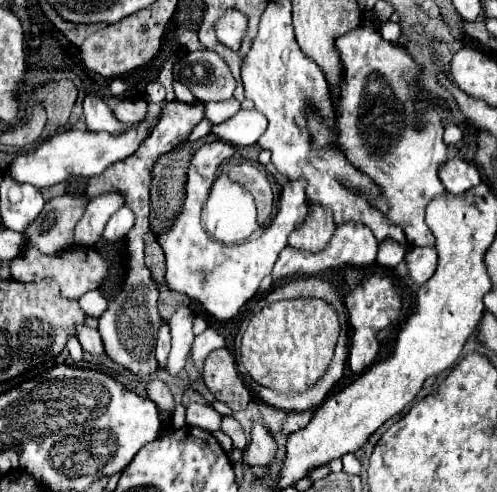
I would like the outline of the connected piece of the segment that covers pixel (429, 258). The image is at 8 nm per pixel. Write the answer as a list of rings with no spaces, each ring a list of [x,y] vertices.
[[[411,246],[409,252],[405,254],[405,262],[411,272],[411,282],[415,286],[421,286],[433,276],[437,268],[437,250],[435,246],[425,246],[425,248]]]

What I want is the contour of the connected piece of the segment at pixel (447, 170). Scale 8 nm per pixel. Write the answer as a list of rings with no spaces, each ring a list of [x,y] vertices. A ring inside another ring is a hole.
[[[455,156],[455,158],[449,158],[439,168],[439,178],[441,178],[447,192],[463,194],[481,182],[481,172],[475,164],[467,162],[461,156]]]

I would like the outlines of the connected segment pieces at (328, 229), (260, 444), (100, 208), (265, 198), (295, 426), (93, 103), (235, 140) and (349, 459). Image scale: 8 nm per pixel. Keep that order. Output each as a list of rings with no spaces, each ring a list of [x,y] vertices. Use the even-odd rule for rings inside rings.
[[[309,204],[309,212],[301,224],[291,232],[289,244],[293,248],[303,248],[309,252],[317,252],[327,246],[327,240],[335,232],[333,212],[319,204]]]
[[[255,422],[251,428],[251,444],[243,452],[243,462],[247,462],[249,466],[269,464],[275,456],[275,450],[277,450],[275,440],[267,434],[263,424]]]
[[[107,192],[93,198],[87,206],[87,212],[75,226],[75,244],[83,244],[83,246],[97,244],[103,236],[107,220],[123,204],[125,204],[125,198],[121,192]]]
[[[243,162],[243,164],[233,164],[229,176],[231,180],[243,184],[253,194],[257,204],[257,220],[259,220],[259,226],[263,226],[269,220],[273,210],[273,192],[265,172],[255,164]]]
[[[314,410],[287,412],[287,418],[285,418],[285,420],[283,420],[283,424],[281,424],[281,432],[283,432],[283,434],[293,434],[293,432],[301,430],[307,422],[310,422],[313,415]]]
[[[87,94],[83,100],[83,112],[87,120],[87,128],[93,132],[123,132],[123,128],[129,128],[127,124],[119,124],[111,112],[111,108],[95,94]]]
[[[239,110],[225,122],[215,124],[211,128],[211,134],[243,148],[243,146],[257,144],[265,128],[267,128],[267,118],[263,114],[259,114],[257,110]]]
[[[347,454],[347,456],[343,458],[343,470],[345,470],[347,474],[359,474],[361,468],[363,468],[363,464],[355,458],[355,454]]]

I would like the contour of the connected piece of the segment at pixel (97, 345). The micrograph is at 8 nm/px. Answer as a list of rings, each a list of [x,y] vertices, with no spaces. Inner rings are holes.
[[[87,324],[83,328],[77,328],[77,340],[81,342],[83,350],[93,354],[93,356],[99,356],[103,354],[103,342],[101,342],[101,336],[97,330],[89,328]]]

